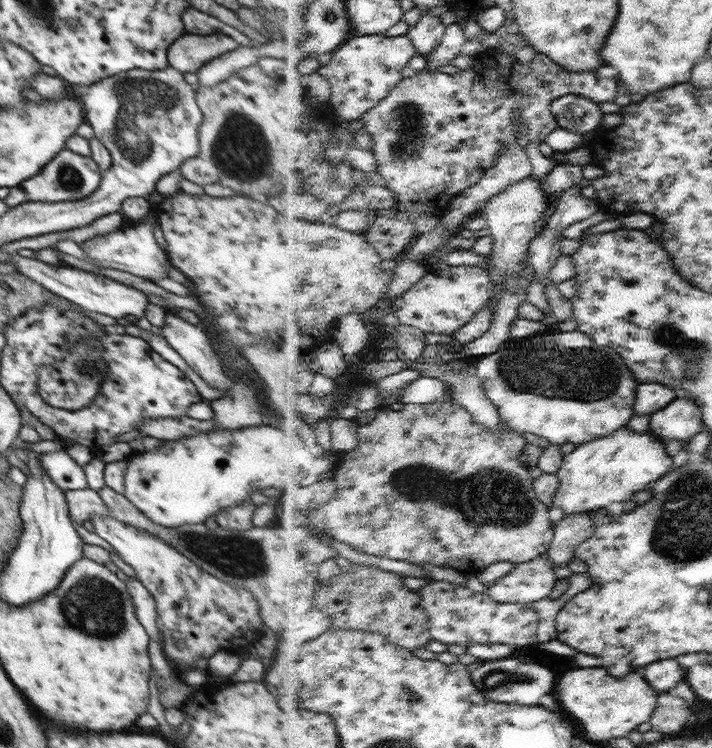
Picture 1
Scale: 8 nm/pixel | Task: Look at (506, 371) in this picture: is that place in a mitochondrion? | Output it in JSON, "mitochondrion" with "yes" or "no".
{"mitochondrion":"yes"}

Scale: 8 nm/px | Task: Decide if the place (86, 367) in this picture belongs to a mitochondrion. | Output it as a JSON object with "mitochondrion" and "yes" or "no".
{"mitochondrion":"yes"}

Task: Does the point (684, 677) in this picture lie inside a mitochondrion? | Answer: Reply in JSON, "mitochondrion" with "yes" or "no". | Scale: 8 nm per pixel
{"mitochondrion":"no"}

